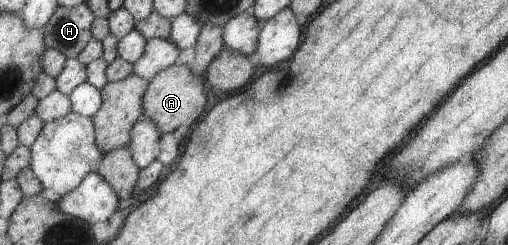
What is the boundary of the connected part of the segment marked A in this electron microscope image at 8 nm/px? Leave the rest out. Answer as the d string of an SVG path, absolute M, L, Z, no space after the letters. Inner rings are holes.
M174 64L160 72L151 82L145 95L143 106L145 118L151 119L159 130L164 133L173 133L180 126L193 128L203 118L206 112L206 100L210 95L210 88L206 82L198 82L198 75L186 65Z

